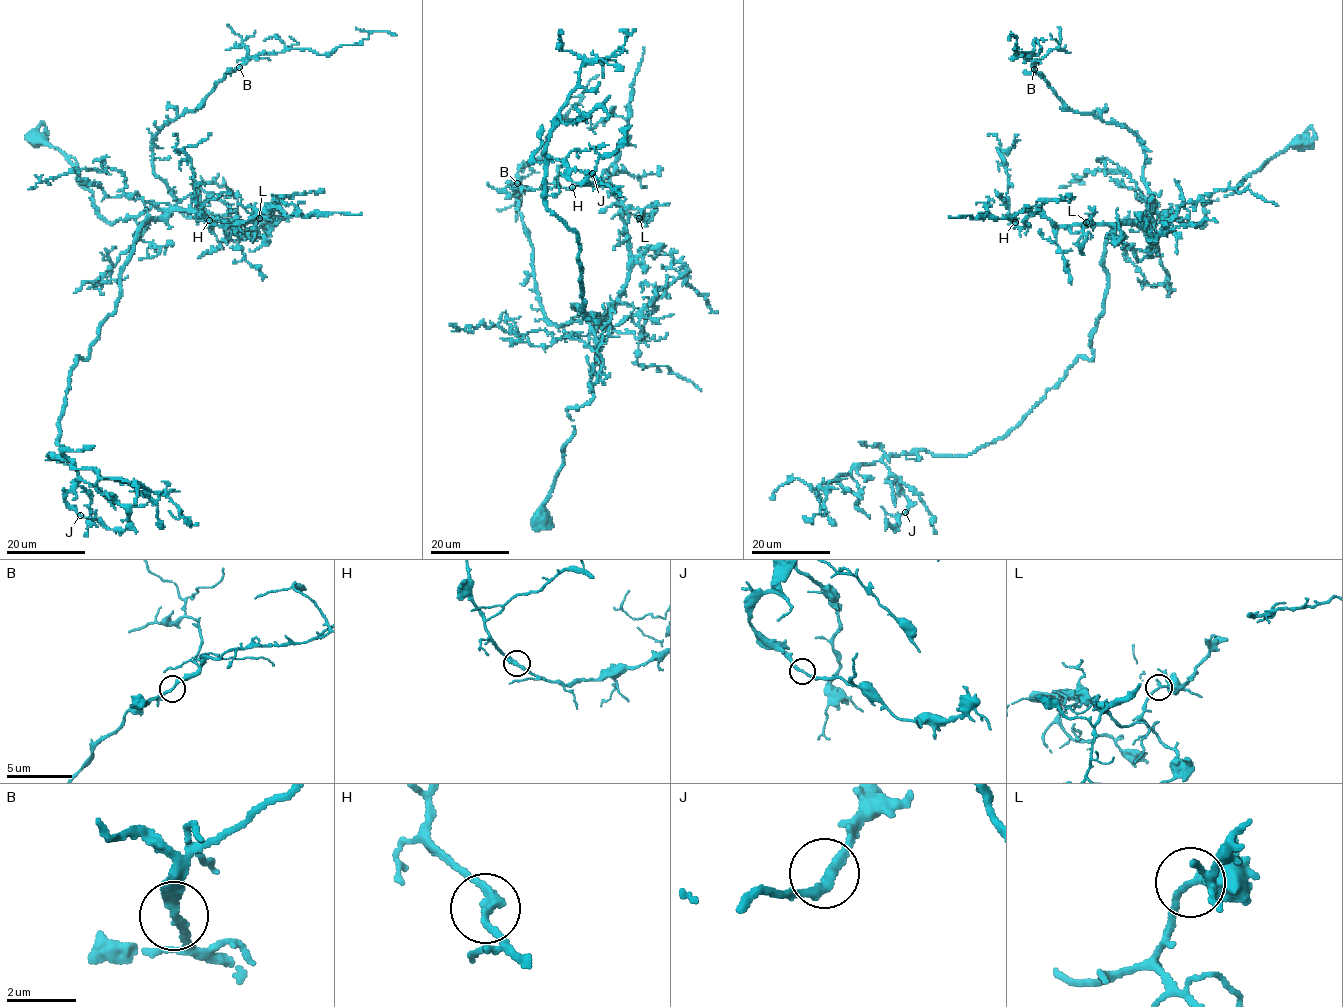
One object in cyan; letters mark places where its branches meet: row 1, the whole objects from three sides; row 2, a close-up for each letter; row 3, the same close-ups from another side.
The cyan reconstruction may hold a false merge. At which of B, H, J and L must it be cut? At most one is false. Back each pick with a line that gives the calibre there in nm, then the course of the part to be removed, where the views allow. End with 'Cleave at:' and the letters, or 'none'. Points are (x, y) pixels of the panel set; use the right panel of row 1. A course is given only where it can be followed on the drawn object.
Cleave at: none

